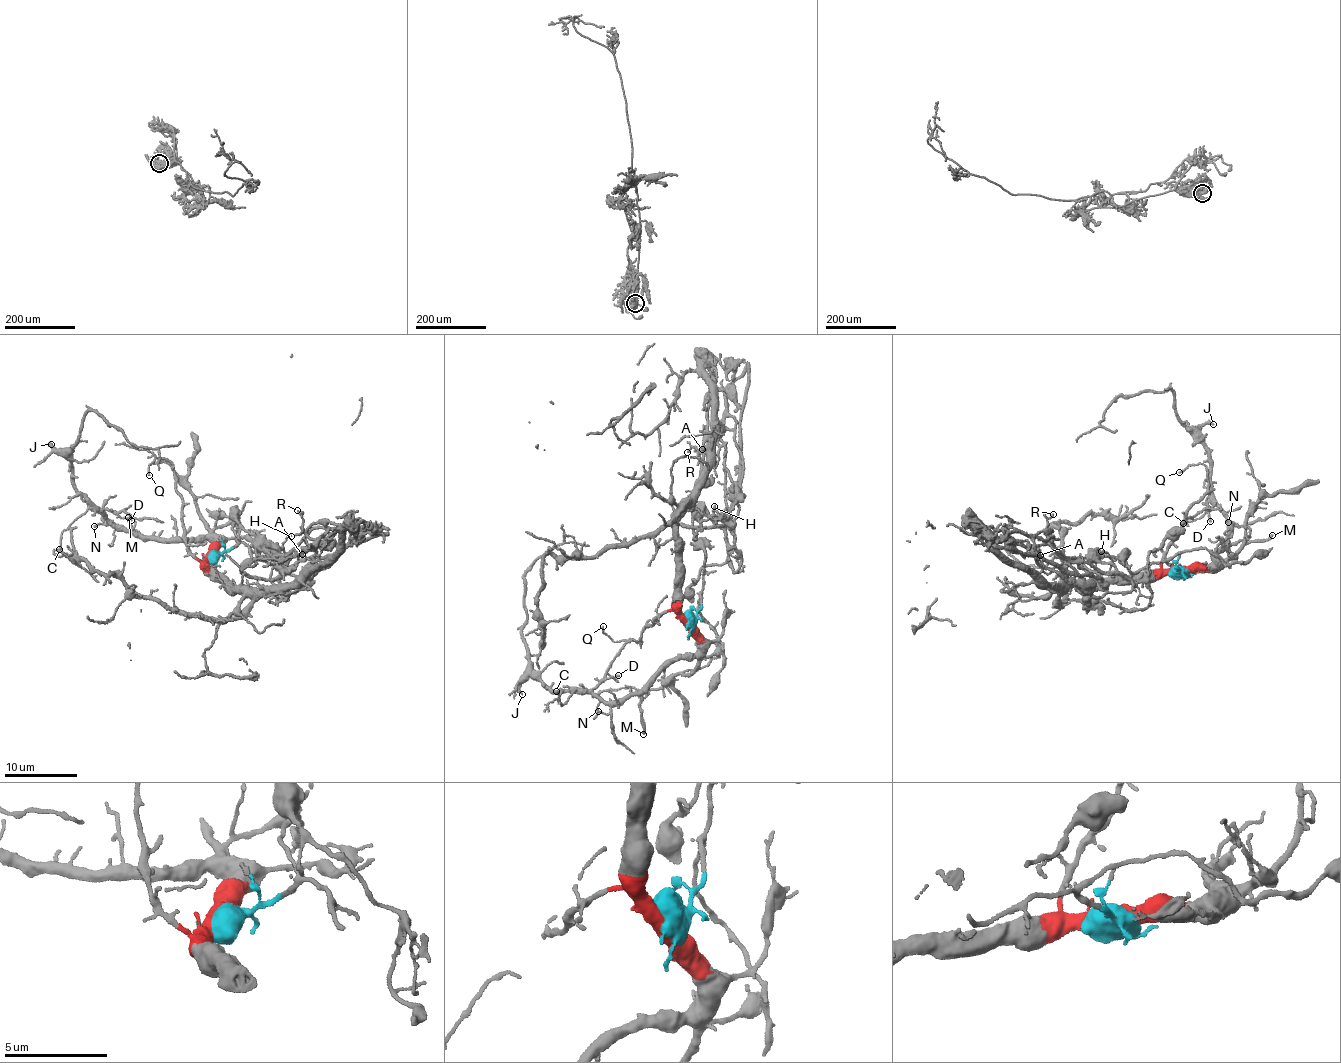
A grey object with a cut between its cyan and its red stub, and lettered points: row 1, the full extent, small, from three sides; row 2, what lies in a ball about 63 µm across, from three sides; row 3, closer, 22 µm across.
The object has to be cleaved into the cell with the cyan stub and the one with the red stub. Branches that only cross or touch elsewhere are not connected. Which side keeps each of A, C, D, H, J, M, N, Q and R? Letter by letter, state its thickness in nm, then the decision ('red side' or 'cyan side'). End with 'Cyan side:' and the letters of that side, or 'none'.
A: 160 nm | cyan side
C: 170 nm | red side
D: 120 nm | red side
H: 150 nm | cyan side
J: 260 nm | red side
M: 170 nm | red side
N: 130 nm | red side
Q: 100 nm | red side
R: 80 nm | cyan side
Cyan side: A, H, R

